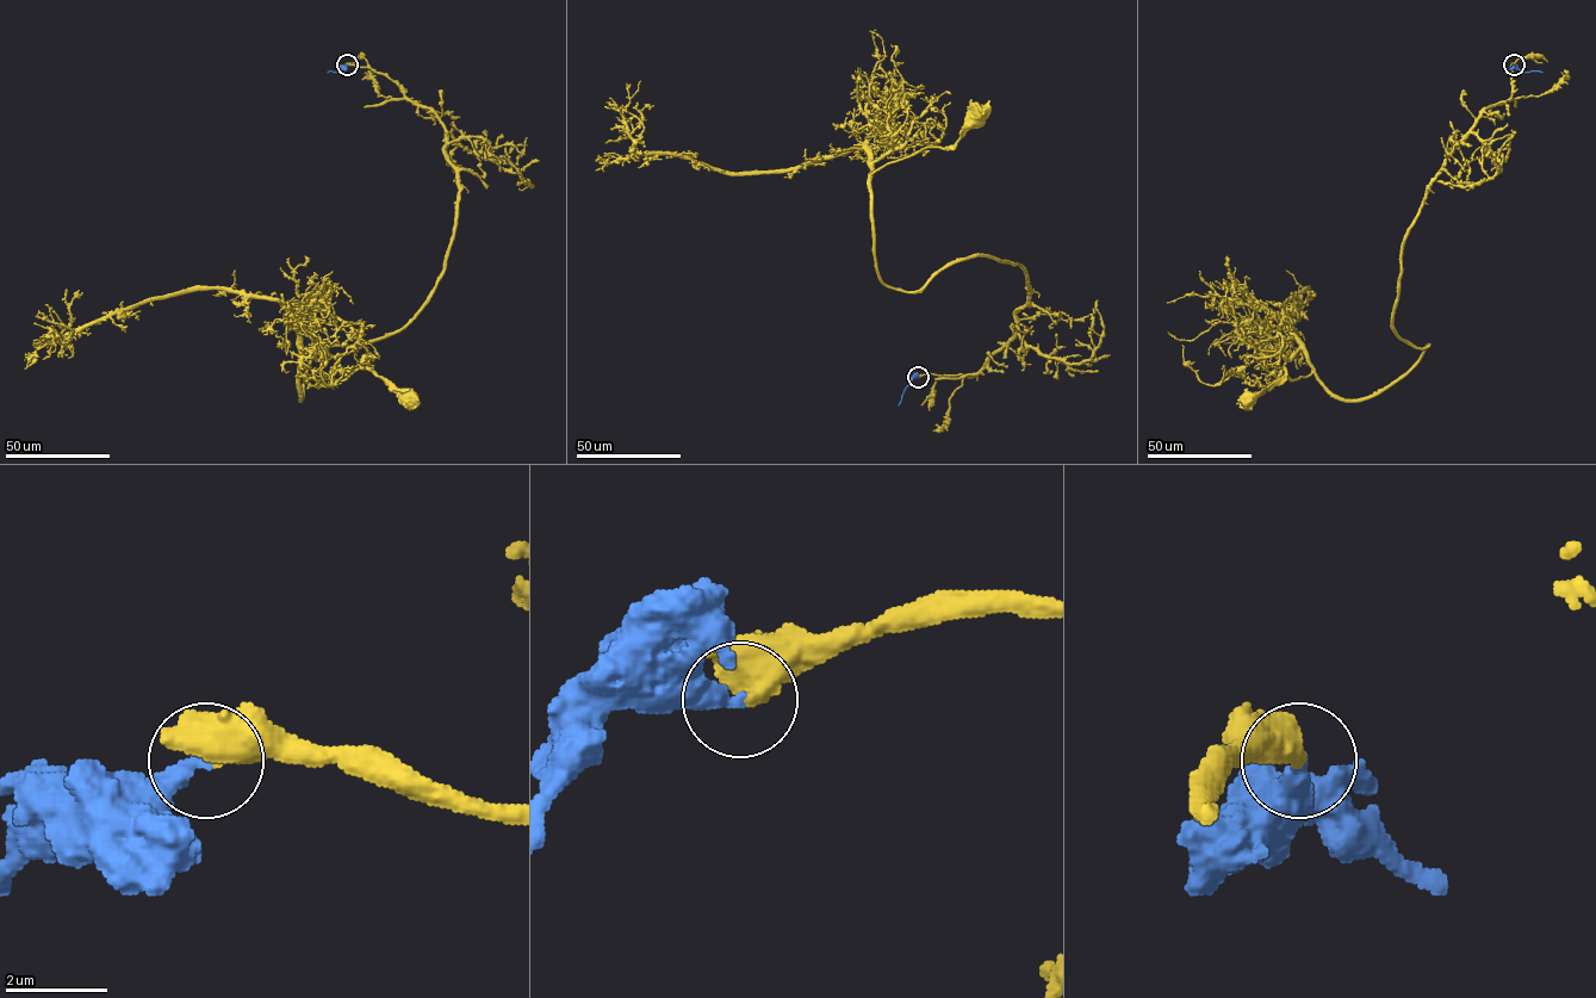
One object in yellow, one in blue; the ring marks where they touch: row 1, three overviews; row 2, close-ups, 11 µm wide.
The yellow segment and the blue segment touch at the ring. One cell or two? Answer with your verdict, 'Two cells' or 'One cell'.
One cell

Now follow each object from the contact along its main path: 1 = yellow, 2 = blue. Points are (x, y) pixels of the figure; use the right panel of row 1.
1: (1514, 64), (1513, 94), (1454, 146), (1403, 246), (1392, 328), (1423, 353), (1354, 400), (1284, 369), (1252, 398)
2: (1514, 64), (1525, 72), (1542, 72)

